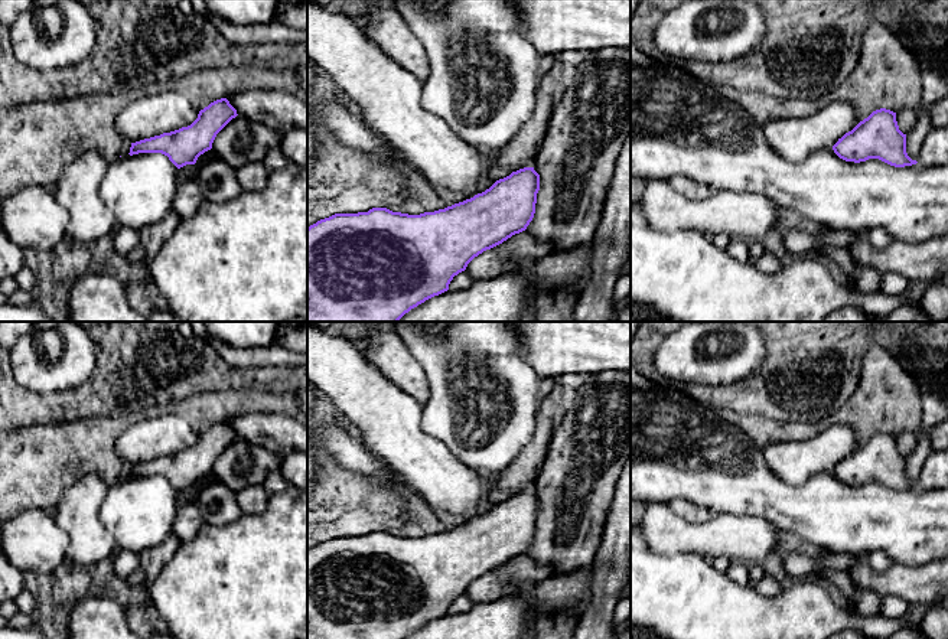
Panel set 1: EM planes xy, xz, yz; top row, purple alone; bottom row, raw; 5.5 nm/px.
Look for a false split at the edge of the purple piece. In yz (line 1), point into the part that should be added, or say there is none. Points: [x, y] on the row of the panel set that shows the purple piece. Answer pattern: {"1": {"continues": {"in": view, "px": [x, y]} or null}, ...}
{"1": {"continues": null}}

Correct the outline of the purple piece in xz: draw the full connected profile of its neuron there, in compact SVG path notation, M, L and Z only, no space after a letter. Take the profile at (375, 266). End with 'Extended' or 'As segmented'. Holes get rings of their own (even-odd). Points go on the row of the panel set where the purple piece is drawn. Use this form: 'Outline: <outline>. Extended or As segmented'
Outline: M524 167L470 199L434 212L408 215L387 208L335 213L307 228L307 322L398 322L426 300L449 290L455 276L486 250L527 229L535 213L540 175Z. As segmented

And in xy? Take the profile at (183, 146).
Outline: M227 98L216 100L201 110L190 125L131 143L128 154L162 153L177 169L195 164L201 154L212 149L216 134L237 115Z. As segmented

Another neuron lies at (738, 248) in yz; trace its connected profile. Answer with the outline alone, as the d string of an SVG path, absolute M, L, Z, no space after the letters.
M730 238L726 251L737 261L749 263L749 241L742 238Z

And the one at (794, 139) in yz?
M838 100L807 117L768 121L762 131L779 156L799 163L815 150L834 146L859 123L853 105Z

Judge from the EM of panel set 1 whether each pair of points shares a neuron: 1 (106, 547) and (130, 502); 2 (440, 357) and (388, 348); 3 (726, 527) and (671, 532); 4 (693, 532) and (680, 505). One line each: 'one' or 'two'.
1: two
2: two
3: one
4: two

